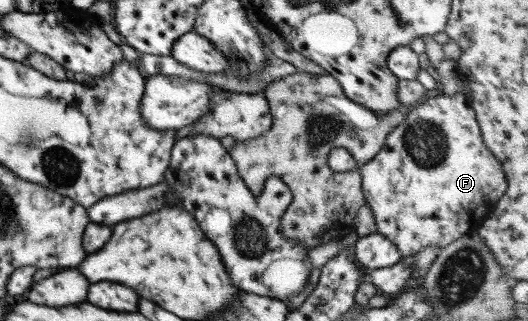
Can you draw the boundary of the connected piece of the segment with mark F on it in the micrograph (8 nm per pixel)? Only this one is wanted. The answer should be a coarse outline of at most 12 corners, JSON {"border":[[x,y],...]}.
{"border":[[468,97],[405,110],[358,167],[401,260],[477,232],[507,185]]}

